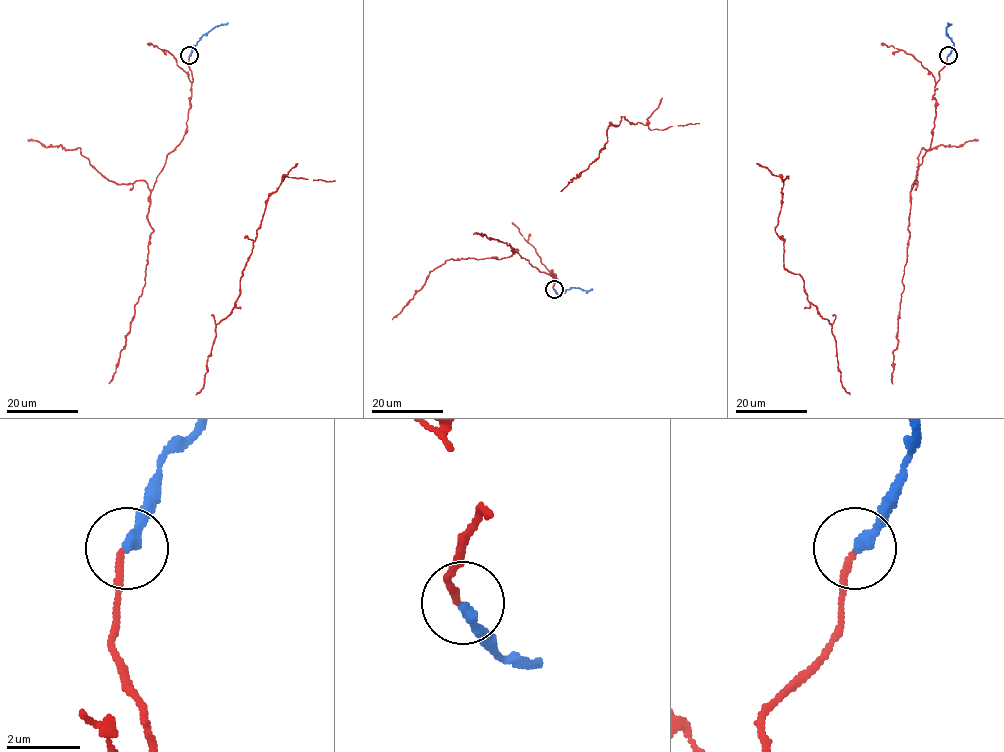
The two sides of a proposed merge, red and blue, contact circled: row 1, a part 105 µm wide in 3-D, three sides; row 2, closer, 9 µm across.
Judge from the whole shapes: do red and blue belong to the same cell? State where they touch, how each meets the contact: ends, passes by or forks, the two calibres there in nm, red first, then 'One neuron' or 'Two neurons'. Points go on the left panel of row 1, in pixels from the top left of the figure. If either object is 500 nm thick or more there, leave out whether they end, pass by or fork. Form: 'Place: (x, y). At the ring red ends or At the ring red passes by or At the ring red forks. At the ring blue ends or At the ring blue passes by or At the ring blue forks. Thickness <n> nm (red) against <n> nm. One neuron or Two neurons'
Place: (189, 55). At the ring red ends. At the ring blue ends. Thickness 170 nm (red) against 300 nm. One neuron

